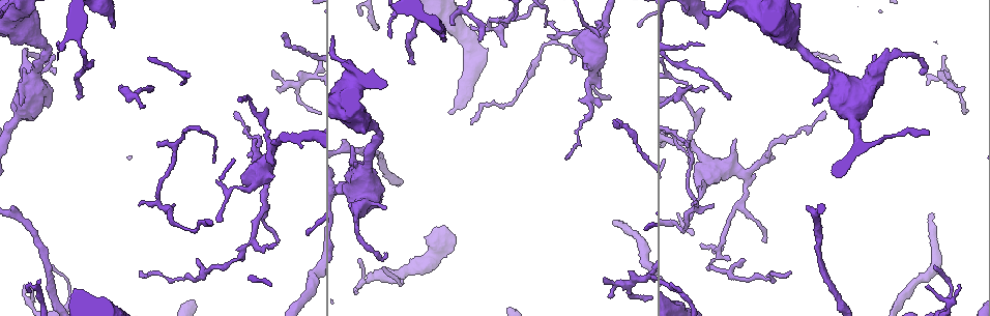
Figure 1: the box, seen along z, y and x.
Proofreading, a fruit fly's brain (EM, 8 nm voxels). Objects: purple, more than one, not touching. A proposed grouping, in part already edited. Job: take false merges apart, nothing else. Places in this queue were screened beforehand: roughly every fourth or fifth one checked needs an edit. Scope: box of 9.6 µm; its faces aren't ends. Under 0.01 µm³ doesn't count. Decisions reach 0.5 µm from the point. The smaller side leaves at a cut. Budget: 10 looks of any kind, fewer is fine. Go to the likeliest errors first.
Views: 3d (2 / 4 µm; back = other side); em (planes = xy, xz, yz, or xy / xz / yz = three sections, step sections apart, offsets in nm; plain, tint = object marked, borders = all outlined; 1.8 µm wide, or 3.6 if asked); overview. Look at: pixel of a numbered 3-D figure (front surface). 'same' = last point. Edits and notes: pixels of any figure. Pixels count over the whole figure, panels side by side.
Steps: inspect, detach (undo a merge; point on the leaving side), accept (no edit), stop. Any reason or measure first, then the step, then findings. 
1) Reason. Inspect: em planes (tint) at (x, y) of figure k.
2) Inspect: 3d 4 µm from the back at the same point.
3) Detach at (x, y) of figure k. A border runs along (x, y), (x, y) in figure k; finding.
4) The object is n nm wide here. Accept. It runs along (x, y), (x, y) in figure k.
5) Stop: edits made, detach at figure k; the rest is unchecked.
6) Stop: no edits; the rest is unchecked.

A fork. Inspect: 3d 4 µm at (497, 30) of figure 1.

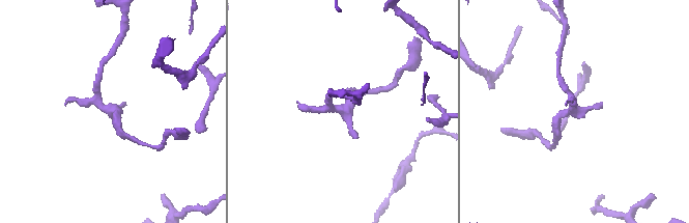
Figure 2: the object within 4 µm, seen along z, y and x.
Need the tissue. Inspect: em yz step 16 (plain) at (574, 108) of figure 2.

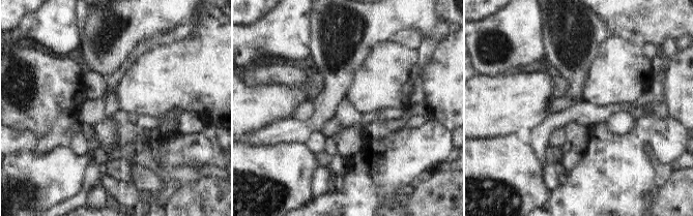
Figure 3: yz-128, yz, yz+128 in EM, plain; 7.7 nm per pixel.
See the neighbours. Inspect: em yz step 16 (borders) at the same point.

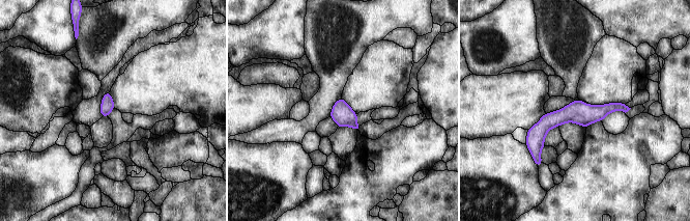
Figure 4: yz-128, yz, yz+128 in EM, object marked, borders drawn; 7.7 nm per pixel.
Accept. Continuous, no second neuron.

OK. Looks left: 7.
Abrupt turn. Inspect: 3d 4 µm at (372, 9) of figure 1.

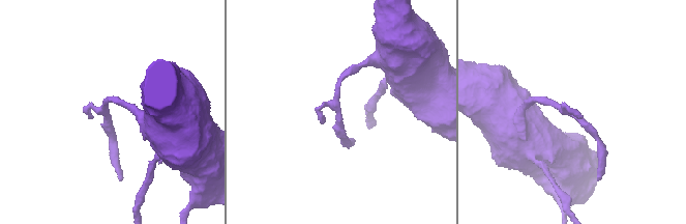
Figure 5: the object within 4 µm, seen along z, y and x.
Inspect: em xy step 16 (tint) at (337, 111) of figure 5.

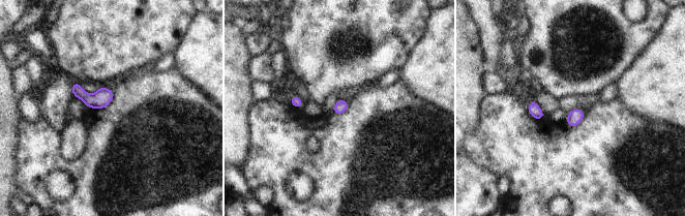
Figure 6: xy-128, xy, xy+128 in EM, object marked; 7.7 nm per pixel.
Inspect: em planes (tint) at the same point.

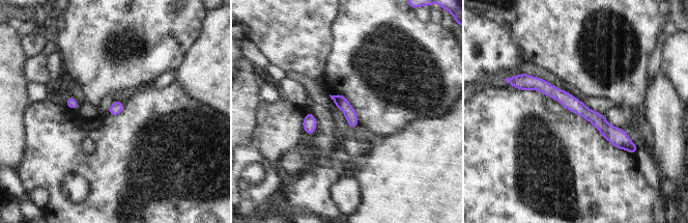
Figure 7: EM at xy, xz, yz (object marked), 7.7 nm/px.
Accept. It runs along (526, 78), (595, 117), (630, 145) in figure 7; all the same neuron.

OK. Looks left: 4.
Small branch off a trunk. Inspect: 3d 4 µm at (745, 175) of figure 1.

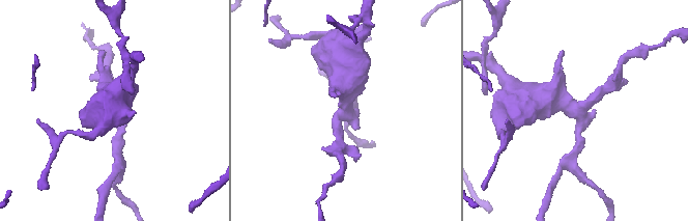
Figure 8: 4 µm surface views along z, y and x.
3 arms meet here; the arms are 180, 220, 600 nm wide. Inspect: em planes (tint) at (582, 106) of figure 8.

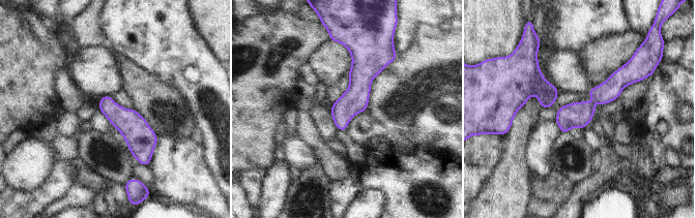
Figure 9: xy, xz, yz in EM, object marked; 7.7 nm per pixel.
Accept. It runs along (632, 78), (621, 78), (562, 128) in figure 9; continuous, no second neuron.

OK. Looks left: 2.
Calibre changes. Inspect: em planes (tint) at (34, 89) of figure 1.

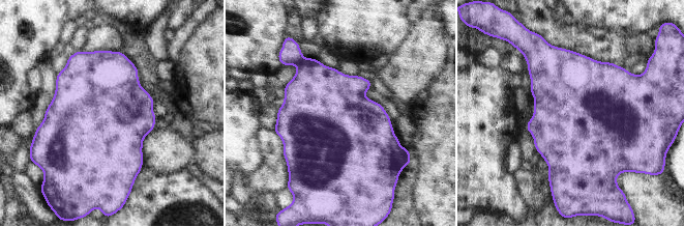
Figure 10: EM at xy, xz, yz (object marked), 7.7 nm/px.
The object is 750 nm wide here. Detach at (291, 54) of figure 10. A border runs along (303, 58), (299, 64) in figure 10; two neurons meet here.

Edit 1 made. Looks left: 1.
Stop: edits made, detach at figure 10; the rest is unchecked.

